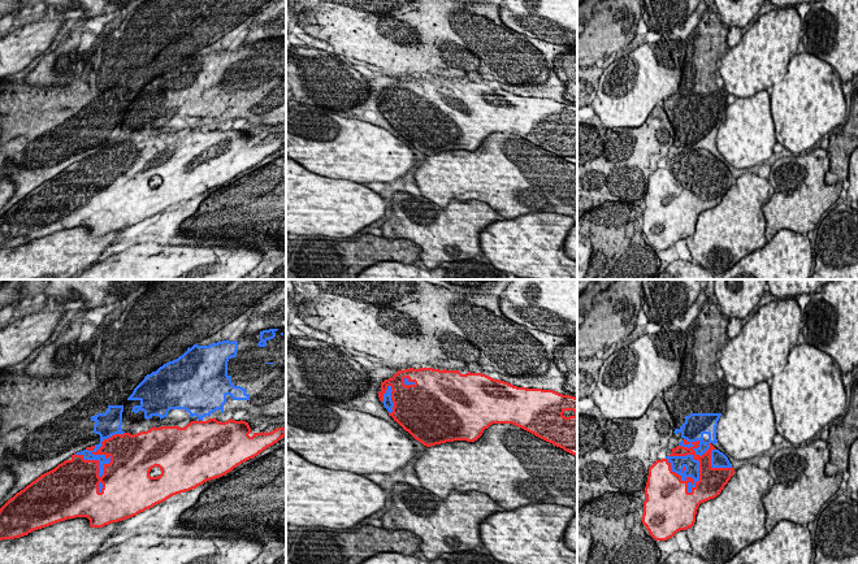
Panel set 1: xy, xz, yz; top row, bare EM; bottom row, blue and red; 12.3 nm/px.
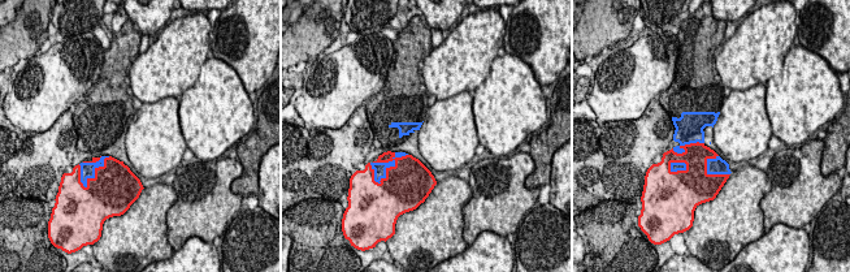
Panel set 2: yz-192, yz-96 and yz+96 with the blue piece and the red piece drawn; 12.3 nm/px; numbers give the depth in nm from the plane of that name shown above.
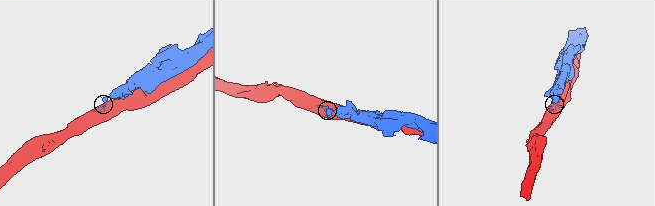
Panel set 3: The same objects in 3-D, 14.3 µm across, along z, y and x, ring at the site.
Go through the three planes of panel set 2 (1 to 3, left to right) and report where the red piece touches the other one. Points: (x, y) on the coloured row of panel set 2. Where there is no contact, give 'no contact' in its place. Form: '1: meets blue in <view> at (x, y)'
1: meets blue in yz-192 at (94, 171)
2: meets blue in yz-96 at (390, 165)
3: meets blue in yz+96 at (712, 173)

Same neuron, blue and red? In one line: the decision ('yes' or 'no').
no

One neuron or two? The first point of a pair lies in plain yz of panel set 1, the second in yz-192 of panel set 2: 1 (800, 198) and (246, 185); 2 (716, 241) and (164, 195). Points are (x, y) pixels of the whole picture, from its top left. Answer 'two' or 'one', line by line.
1: two
2: one

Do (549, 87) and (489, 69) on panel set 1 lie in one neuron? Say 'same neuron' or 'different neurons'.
same neuron

